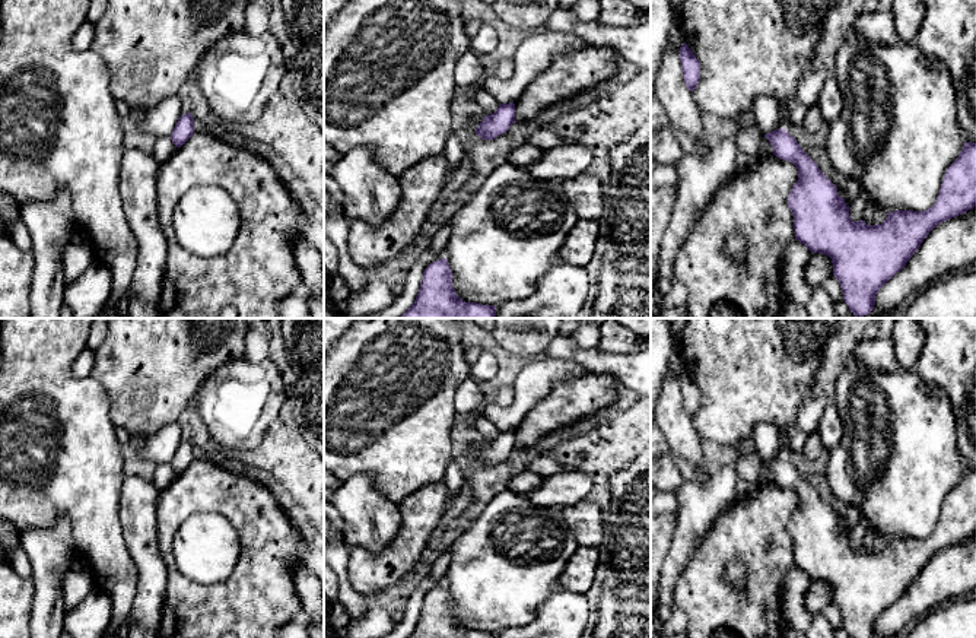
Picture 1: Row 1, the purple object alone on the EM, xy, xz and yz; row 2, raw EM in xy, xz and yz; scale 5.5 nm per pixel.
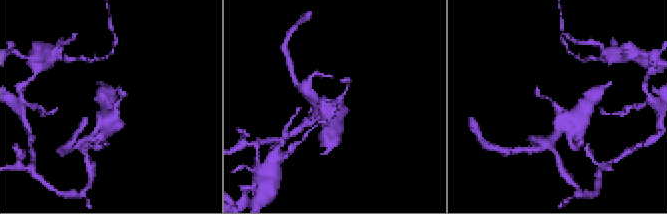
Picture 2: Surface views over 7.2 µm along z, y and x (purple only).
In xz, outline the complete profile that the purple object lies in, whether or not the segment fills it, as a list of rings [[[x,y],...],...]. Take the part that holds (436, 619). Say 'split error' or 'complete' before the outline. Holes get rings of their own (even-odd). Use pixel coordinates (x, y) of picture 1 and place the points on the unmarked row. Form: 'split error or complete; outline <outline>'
complete; outline [[[441,585],[425,596],[419,620],[407,638],[496,638],[496,634],[462,628],[452,613],[448,587]]]

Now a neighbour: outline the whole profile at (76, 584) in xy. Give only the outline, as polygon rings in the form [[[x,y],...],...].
[[[69,569],[63,577],[66,613],[76,607],[92,590],[95,581],[89,572]]]

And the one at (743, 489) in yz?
[[[737,479],[737,483],[735,483],[735,493],[734,493],[734,499],[735,501],[743,501],[745,498],[748,498],[753,491],[756,489],[757,483],[751,483],[751,482],[747,482],[747,480],[743,480],[743,479]]]

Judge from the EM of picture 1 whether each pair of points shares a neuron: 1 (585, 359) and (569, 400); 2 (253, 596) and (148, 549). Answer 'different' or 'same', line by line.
1: different
2: different

